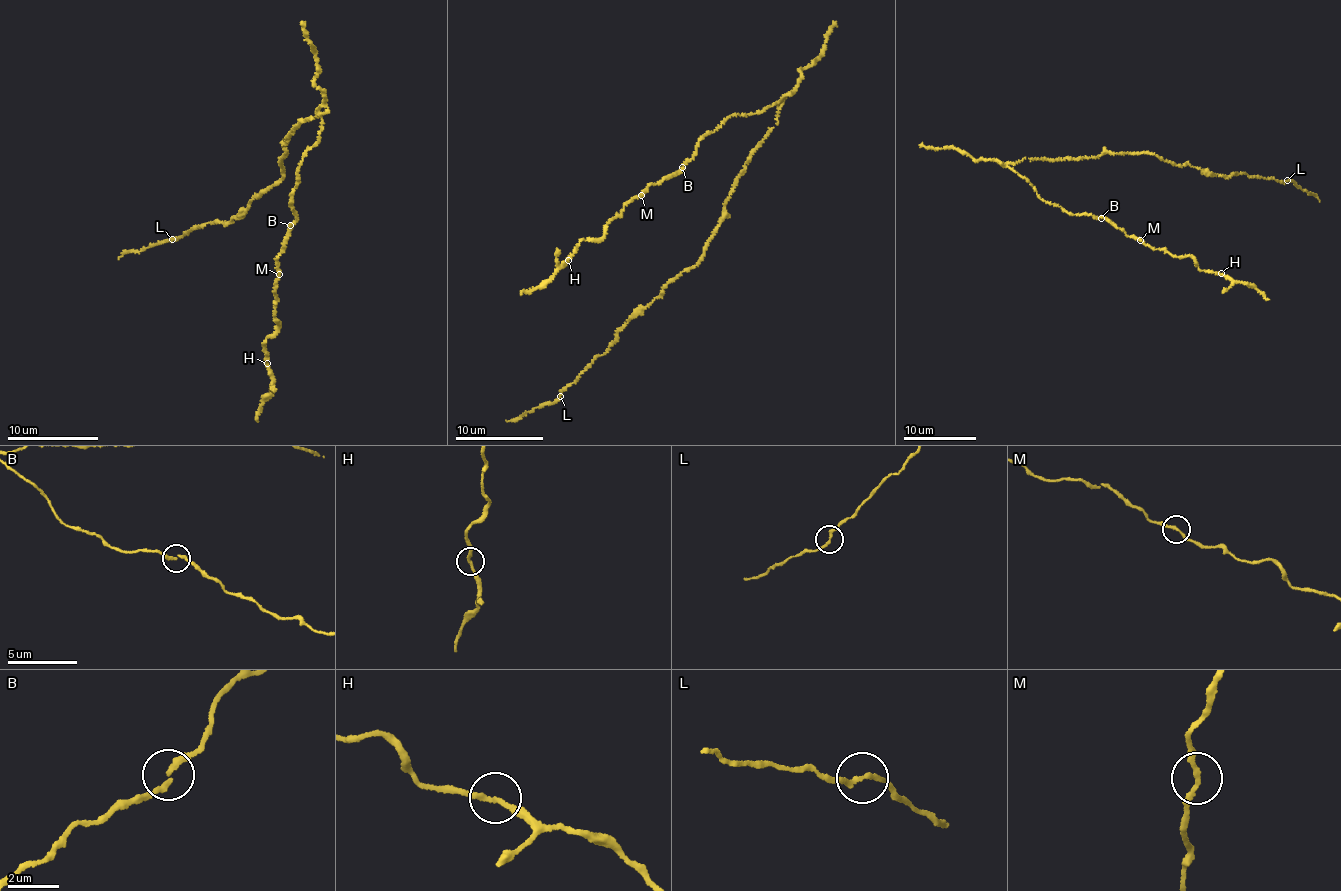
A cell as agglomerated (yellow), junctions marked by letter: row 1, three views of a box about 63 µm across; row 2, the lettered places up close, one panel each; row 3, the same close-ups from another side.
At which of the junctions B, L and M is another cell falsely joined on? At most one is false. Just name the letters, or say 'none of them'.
none of them

